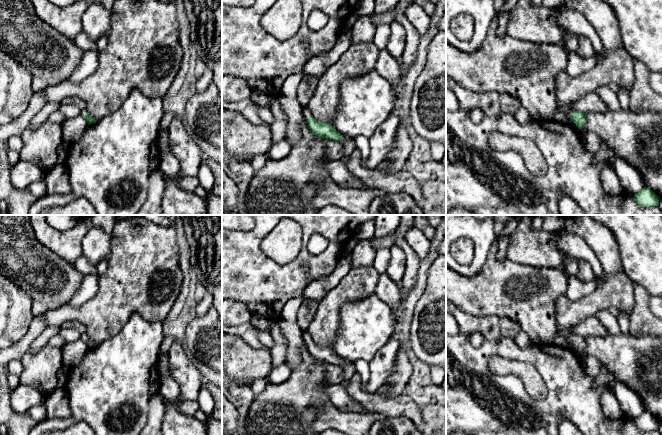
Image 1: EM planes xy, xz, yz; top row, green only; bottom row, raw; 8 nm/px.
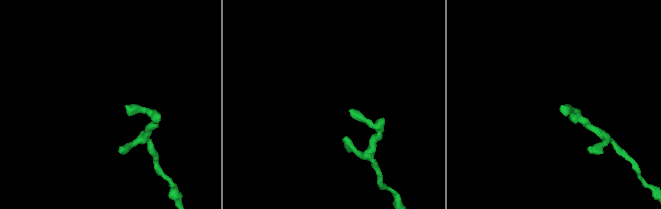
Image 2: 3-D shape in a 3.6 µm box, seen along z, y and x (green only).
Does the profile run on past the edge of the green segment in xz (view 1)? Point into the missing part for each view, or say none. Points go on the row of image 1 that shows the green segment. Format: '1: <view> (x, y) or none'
1: xz (306, 110)

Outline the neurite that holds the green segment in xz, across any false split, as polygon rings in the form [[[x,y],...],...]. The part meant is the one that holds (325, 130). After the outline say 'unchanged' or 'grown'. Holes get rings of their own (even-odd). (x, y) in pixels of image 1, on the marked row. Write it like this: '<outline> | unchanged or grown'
[[[304,106],[302,108],[302,112],[307,119],[308,128],[315,136],[338,141],[341,143],[343,142],[342,135],[335,129],[334,126],[330,125],[329,123],[319,122],[311,116],[309,106]]] | grown

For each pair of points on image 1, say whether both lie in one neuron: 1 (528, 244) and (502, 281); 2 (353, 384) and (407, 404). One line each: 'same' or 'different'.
1: different
2: same

